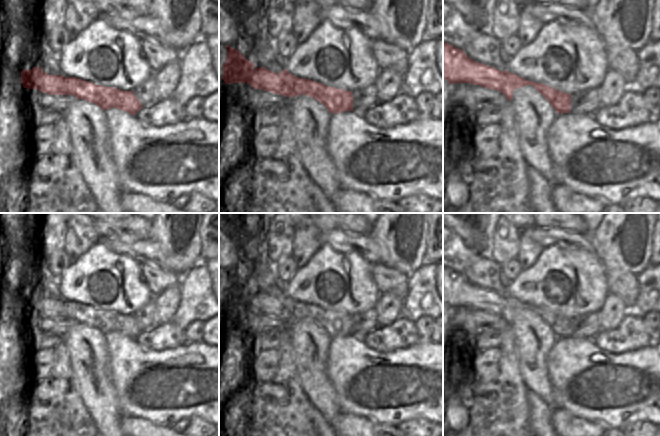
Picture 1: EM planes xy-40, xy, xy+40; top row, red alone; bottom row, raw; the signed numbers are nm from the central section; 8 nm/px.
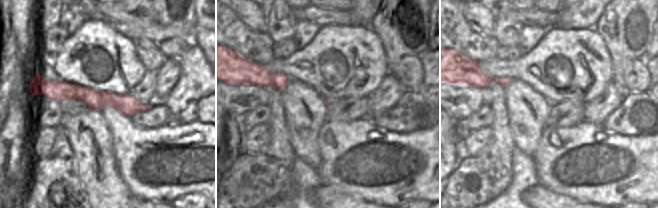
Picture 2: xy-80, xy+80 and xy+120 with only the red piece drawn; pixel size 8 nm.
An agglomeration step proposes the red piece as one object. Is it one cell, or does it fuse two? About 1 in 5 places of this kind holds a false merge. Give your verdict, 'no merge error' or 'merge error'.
no merge error

